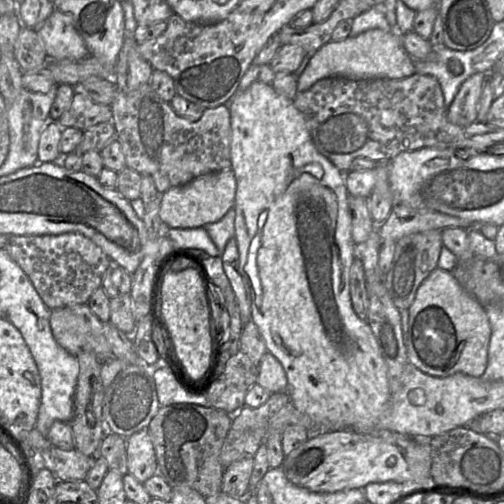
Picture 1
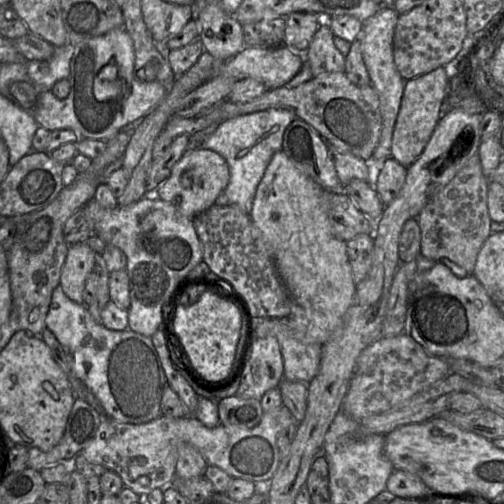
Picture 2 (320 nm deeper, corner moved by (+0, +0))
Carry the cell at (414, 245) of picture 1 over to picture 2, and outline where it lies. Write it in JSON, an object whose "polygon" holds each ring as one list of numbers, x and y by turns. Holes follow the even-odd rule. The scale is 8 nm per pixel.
{"polygon":[[475,154,455,177,421,210,417,220,421,231,420,254,439,261,448,258,471,275,478,253,491,235,487,195,489,180,484,175,479,154]]}

